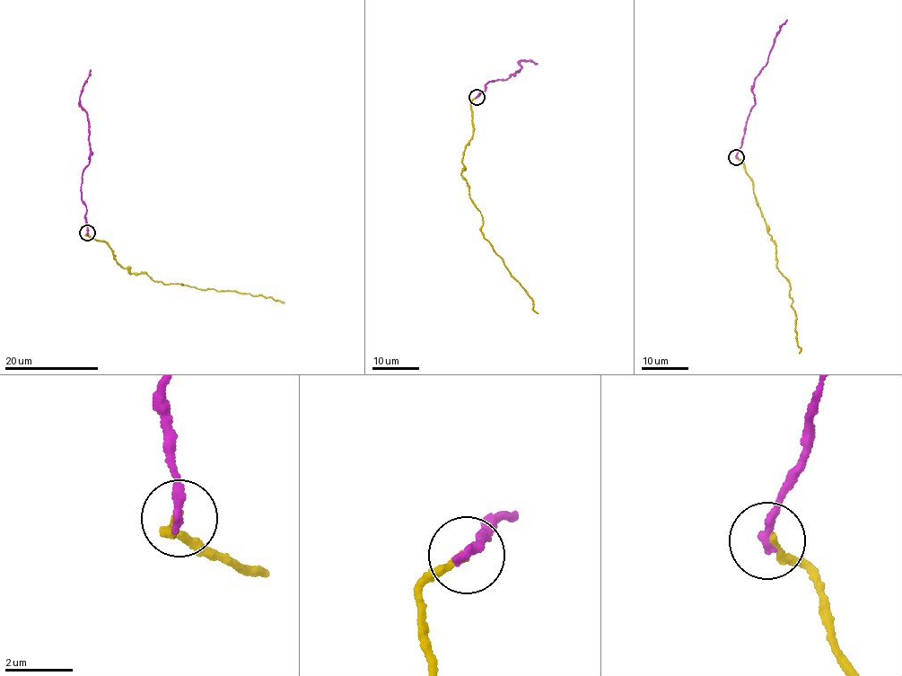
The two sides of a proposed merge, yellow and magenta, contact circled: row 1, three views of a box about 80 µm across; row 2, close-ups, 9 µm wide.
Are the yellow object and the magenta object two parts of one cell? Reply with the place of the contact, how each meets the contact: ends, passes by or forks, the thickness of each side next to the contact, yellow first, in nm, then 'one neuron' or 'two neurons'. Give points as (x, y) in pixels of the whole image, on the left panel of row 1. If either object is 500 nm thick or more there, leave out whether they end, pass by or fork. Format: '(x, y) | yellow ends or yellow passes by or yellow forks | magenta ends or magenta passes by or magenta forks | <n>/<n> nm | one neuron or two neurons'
(87, 232) | yellow ends | magenta ends | 200/300 nm | two neurons

